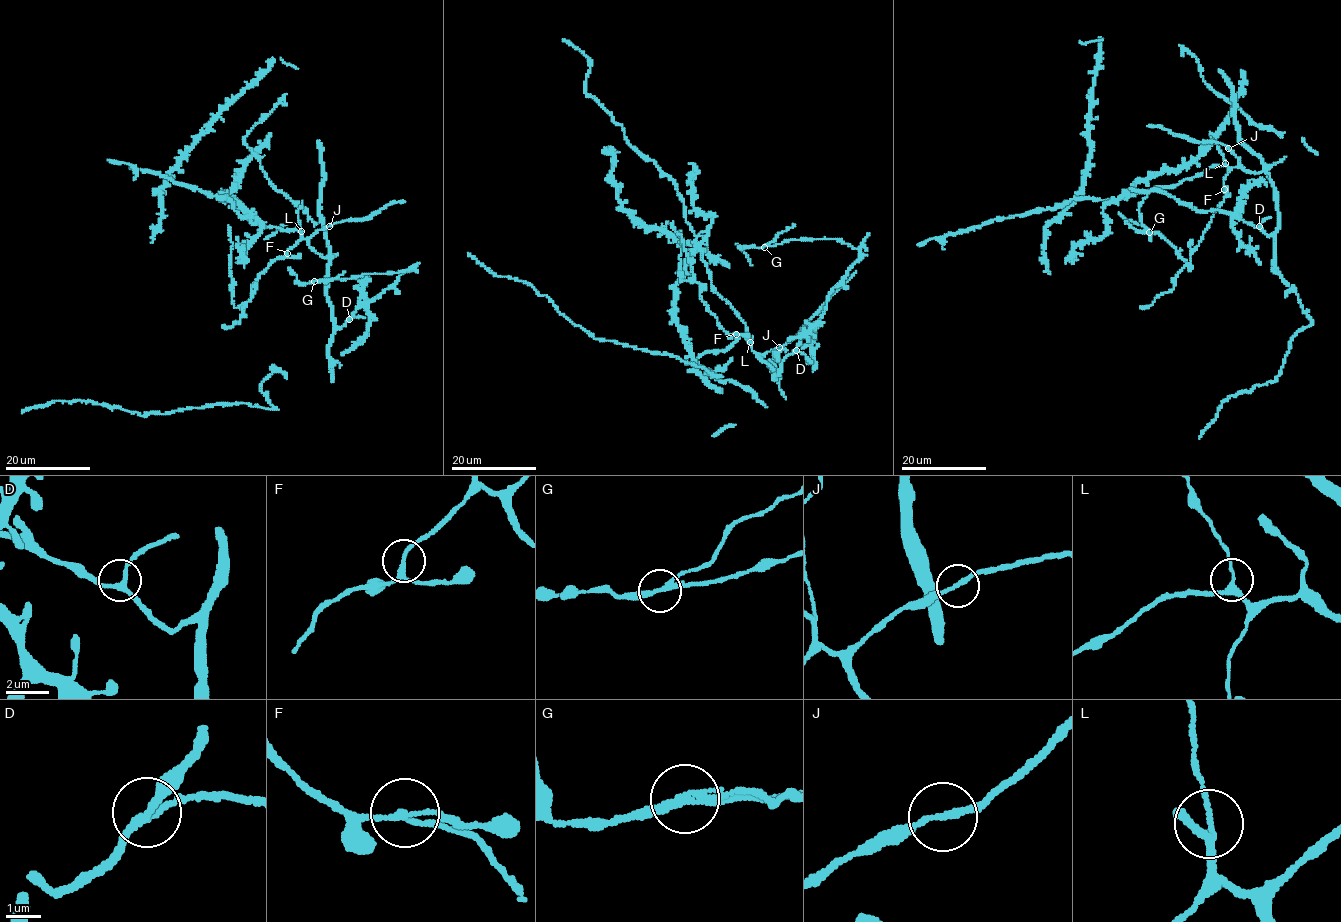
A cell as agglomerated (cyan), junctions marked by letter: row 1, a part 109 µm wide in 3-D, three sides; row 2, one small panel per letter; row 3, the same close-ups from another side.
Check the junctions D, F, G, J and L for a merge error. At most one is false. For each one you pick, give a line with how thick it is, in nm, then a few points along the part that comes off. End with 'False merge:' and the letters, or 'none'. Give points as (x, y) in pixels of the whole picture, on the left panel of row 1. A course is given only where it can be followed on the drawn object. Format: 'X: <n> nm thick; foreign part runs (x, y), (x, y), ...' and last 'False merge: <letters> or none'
G: 170 nm thick; foreign part runs (314, 281), (332, 280), (344, 272)
False merge: G

